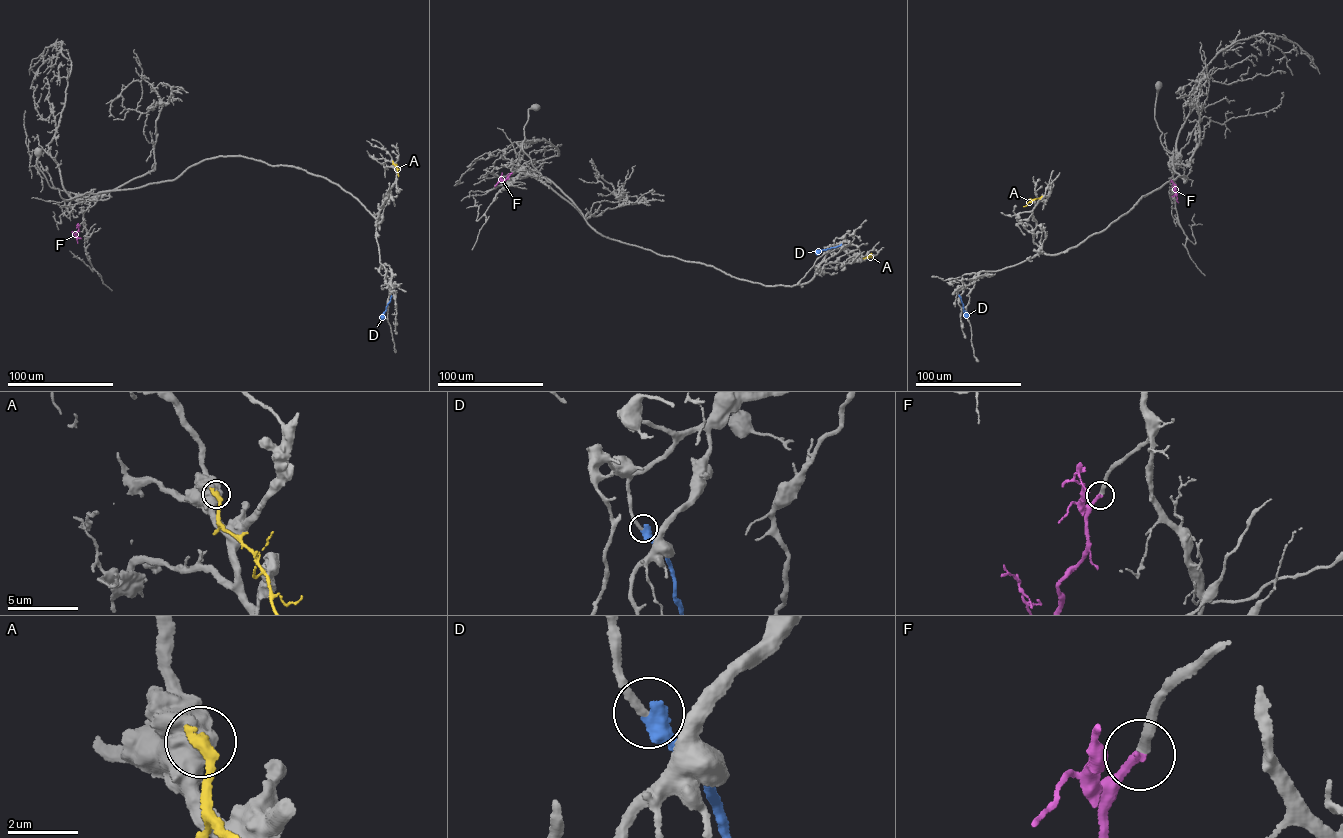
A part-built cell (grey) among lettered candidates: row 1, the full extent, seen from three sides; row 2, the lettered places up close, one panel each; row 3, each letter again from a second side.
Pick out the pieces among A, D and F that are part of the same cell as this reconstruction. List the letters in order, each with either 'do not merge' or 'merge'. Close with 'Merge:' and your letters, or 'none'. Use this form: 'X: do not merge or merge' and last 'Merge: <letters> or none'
A: do not merge
D: do not merge
F: merge
Merge: F

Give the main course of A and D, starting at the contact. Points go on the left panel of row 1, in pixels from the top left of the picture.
A: (392, 161), (398, 176)
D: (391, 296), (382, 319)

